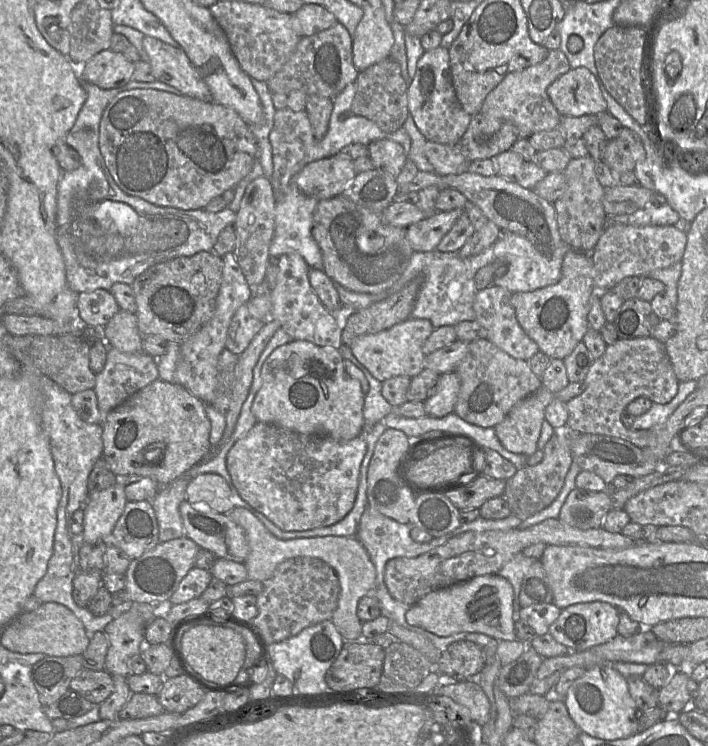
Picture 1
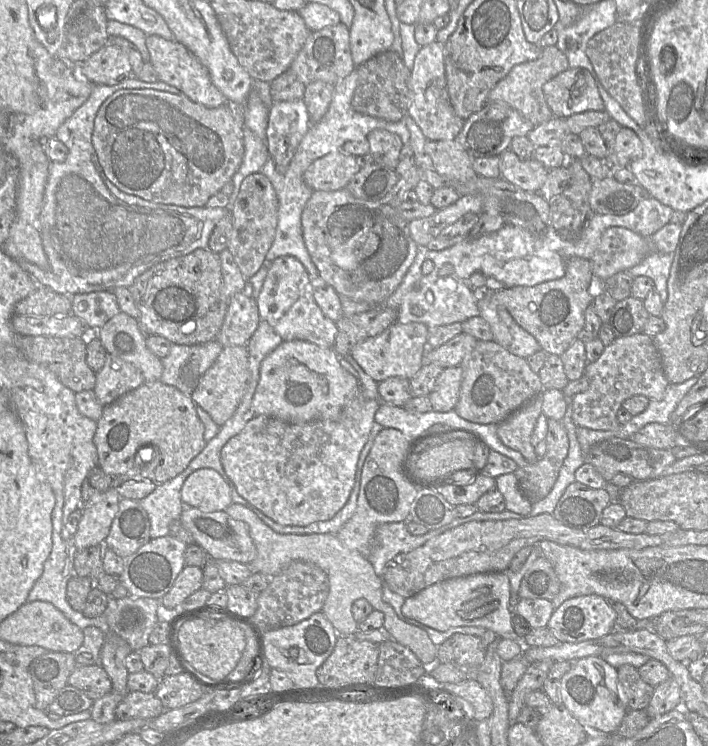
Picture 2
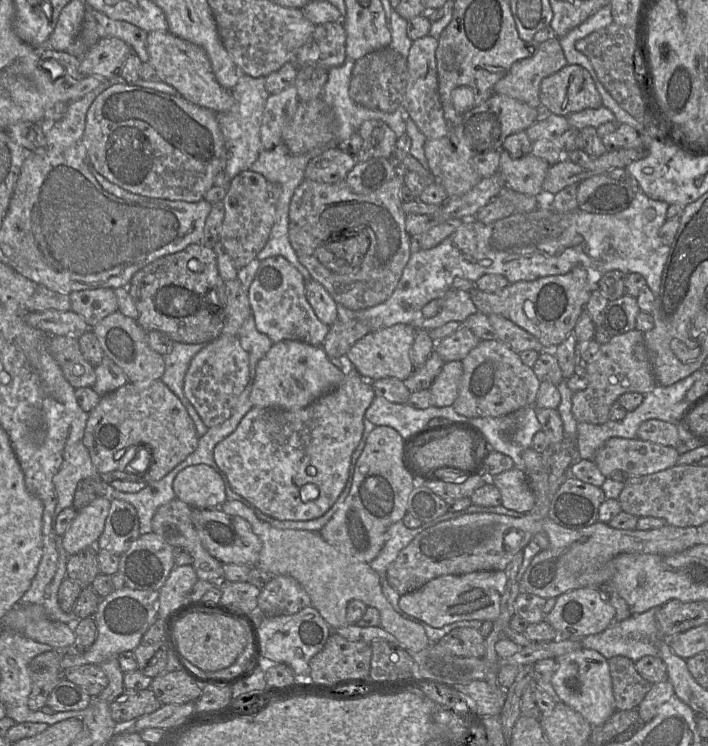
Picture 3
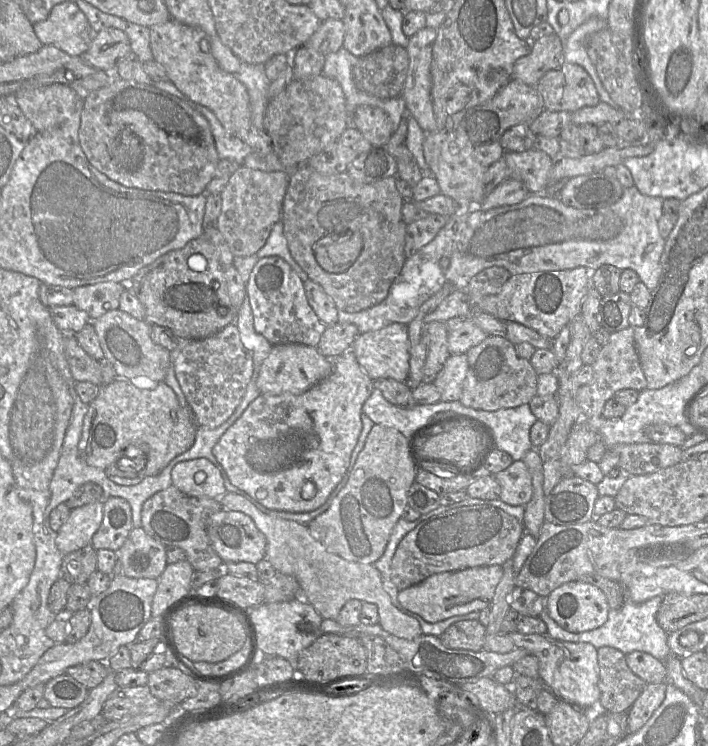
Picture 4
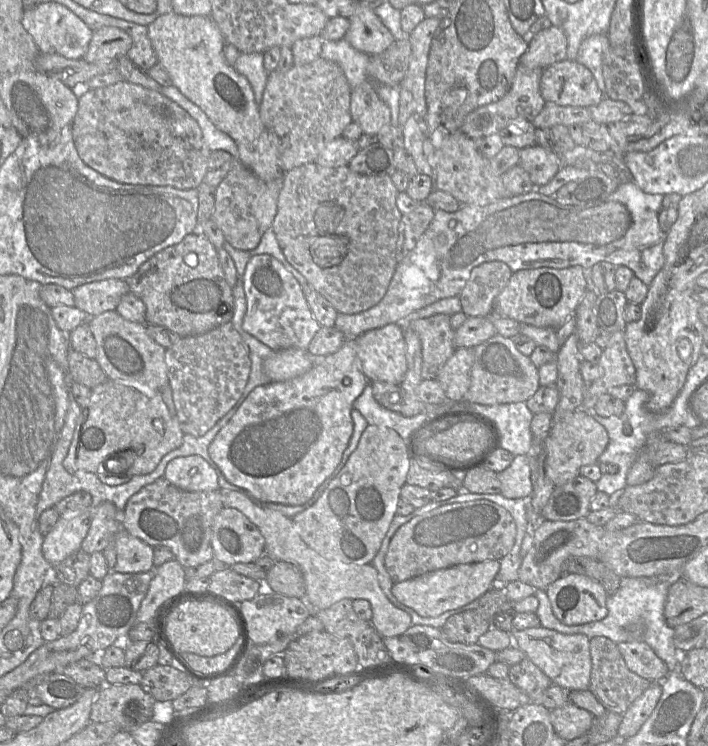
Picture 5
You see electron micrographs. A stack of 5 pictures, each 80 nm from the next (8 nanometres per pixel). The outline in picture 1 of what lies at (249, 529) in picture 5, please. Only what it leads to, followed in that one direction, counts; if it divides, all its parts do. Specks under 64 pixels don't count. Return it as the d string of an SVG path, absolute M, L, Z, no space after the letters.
M187 500L181 502L179 510L186 537L197 543L200 548L213 552L217 558L244 563L249 552L245 533L226 513L216 512L206 506L194 505Z

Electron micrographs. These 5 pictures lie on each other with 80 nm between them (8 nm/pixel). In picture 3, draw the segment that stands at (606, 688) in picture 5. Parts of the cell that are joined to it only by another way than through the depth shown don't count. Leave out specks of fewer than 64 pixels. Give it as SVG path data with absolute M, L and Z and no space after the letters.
M624 656L607 660L617 711L634 710L640 705L652 684L637 672L634 662Z

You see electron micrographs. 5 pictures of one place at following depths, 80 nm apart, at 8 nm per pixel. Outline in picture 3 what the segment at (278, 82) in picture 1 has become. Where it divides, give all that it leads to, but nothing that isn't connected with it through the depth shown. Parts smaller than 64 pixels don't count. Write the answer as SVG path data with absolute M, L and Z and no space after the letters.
M341 21L317 25L293 60L296 67L317 66L325 70L344 64L346 31Z

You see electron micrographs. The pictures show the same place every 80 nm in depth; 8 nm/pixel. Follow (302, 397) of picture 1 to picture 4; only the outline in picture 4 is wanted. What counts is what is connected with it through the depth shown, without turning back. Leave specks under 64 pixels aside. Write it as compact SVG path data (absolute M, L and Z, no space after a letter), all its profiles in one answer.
M299 343L273 345L269 355L263 360L256 385L260 394L301 394L328 377L334 365L320 354L316 347Z

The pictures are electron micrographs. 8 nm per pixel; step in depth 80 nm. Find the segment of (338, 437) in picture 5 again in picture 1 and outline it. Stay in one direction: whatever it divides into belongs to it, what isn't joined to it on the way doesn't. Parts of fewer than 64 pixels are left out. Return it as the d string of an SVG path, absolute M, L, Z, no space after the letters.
M256 422L247 435L231 447L226 457L226 466L239 496L281 530L303 531L330 526L343 519L353 508L361 463L366 453L366 436L365 422L362 433L346 442Z

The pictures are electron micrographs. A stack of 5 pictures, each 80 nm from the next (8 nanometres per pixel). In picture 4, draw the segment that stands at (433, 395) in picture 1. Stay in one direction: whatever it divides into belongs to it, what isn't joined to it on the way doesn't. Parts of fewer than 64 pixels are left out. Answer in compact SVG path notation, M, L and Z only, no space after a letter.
M450 355L437 374L434 385L440 392L440 401L458 401L468 371L467 355Z

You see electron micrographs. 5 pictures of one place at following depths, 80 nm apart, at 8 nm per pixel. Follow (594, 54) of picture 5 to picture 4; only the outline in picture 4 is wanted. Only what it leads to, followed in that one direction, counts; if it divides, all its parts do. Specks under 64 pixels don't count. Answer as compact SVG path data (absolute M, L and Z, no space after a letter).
M592 17L585 23L581 24L570 34L566 42L562 42L564 58L566 62L578 64L588 72L595 84L600 101L605 102L614 108L620 108L606 91L601 79L599 78L596 67L584 47L584 39L588 35L605 28L608 28L607 20L599 17Z

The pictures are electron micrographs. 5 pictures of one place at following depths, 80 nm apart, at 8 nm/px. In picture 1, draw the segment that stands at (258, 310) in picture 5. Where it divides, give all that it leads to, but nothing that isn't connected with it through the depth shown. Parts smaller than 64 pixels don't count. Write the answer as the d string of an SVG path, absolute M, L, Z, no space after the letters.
M289 252L278 257L278 273L275 285L270 290L270 298L270 319L277 320L280 329L292 339L309 341L320 347L341 347L342 321L319 300L309 282L309 266L299 253Z

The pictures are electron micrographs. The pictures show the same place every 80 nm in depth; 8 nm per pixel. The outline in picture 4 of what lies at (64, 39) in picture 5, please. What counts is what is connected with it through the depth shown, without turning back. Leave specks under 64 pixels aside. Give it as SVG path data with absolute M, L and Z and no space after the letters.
M73 2L55 5L48 17L33 25L41 43L71 56L82 56L90 47L94 31L83 12Z

